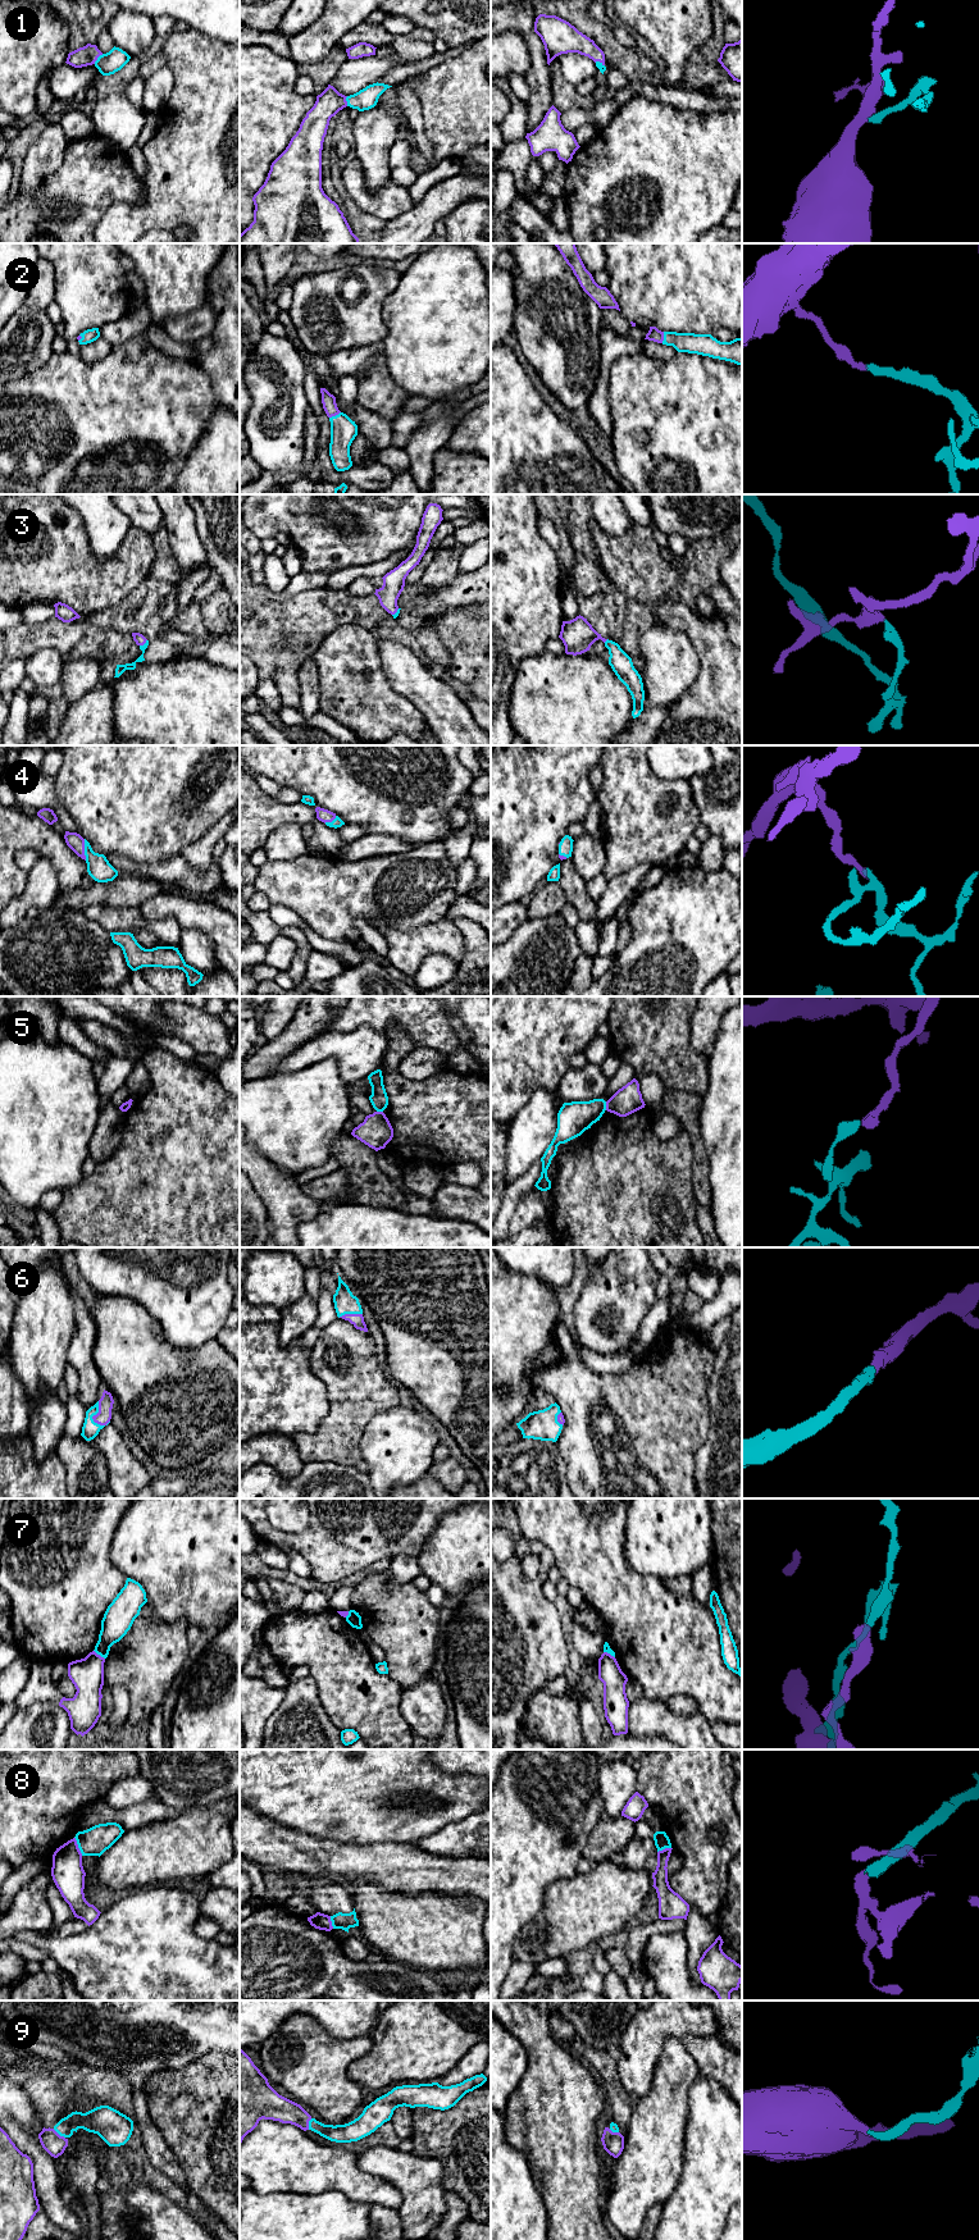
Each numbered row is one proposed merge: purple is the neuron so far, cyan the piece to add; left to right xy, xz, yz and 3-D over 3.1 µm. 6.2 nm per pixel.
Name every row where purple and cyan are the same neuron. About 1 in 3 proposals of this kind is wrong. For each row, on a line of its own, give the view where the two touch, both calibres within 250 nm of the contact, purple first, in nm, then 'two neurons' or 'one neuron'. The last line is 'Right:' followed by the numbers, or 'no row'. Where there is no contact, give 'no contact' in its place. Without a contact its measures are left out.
1: contact in xy; calibres 120 and 140 nm; one neuron
2: contact in xz; calibres 90 and 160 nm; one neuron
3: contact in xy; calibres 70 and 60 nm; one neuron
4: contact in xy; calibres 100 and 150 nm; one neuron
5: contact in yz; calibres 170 and 200 nm; two neurons
6: contact in xy; calibres 100 and 110 nm; one neuron
7: contact in xy; calibres 200 and 180 nm; two neurons
8: contact in xy; calibres 200 and 180 nm; two neurons
9: contact in xy; calibres 140 and 150 nm; one neuron
Right: 1, 2, 3, 4, 6, 9

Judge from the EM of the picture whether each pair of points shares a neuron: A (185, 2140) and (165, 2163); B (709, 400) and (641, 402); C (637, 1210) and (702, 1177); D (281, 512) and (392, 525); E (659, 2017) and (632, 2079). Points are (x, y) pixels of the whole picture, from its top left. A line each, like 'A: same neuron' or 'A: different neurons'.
A: different neurons
B: same neuron
C: different neurons
D: same neuron
E: same neuron

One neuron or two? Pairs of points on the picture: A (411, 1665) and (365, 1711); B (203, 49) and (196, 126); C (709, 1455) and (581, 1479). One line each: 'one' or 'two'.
A: two
B: one
C: two

